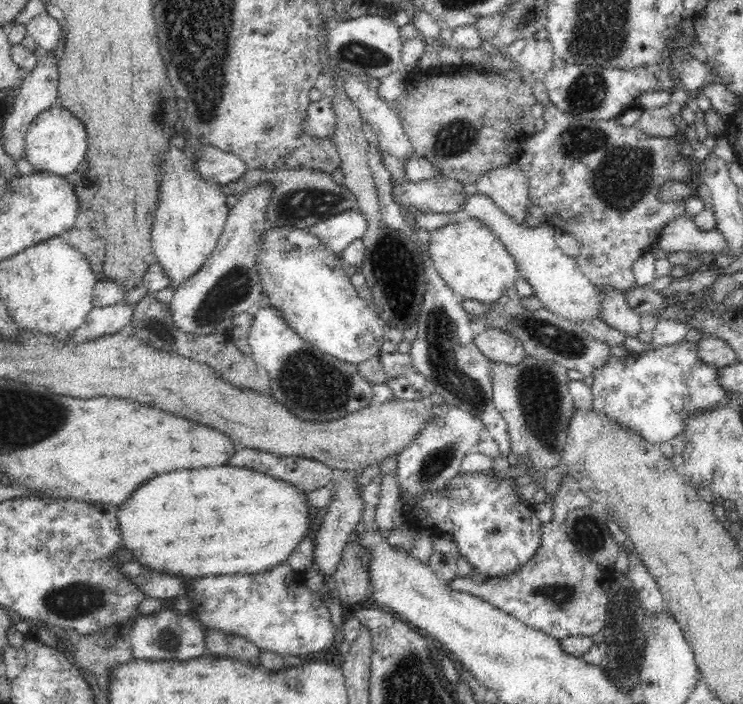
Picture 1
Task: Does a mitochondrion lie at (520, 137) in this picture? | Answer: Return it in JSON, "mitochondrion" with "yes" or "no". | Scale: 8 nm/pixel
{"mitochondrion":"no"}

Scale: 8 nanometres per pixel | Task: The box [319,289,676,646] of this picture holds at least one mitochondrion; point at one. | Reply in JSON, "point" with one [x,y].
{"point":[440,329]}

